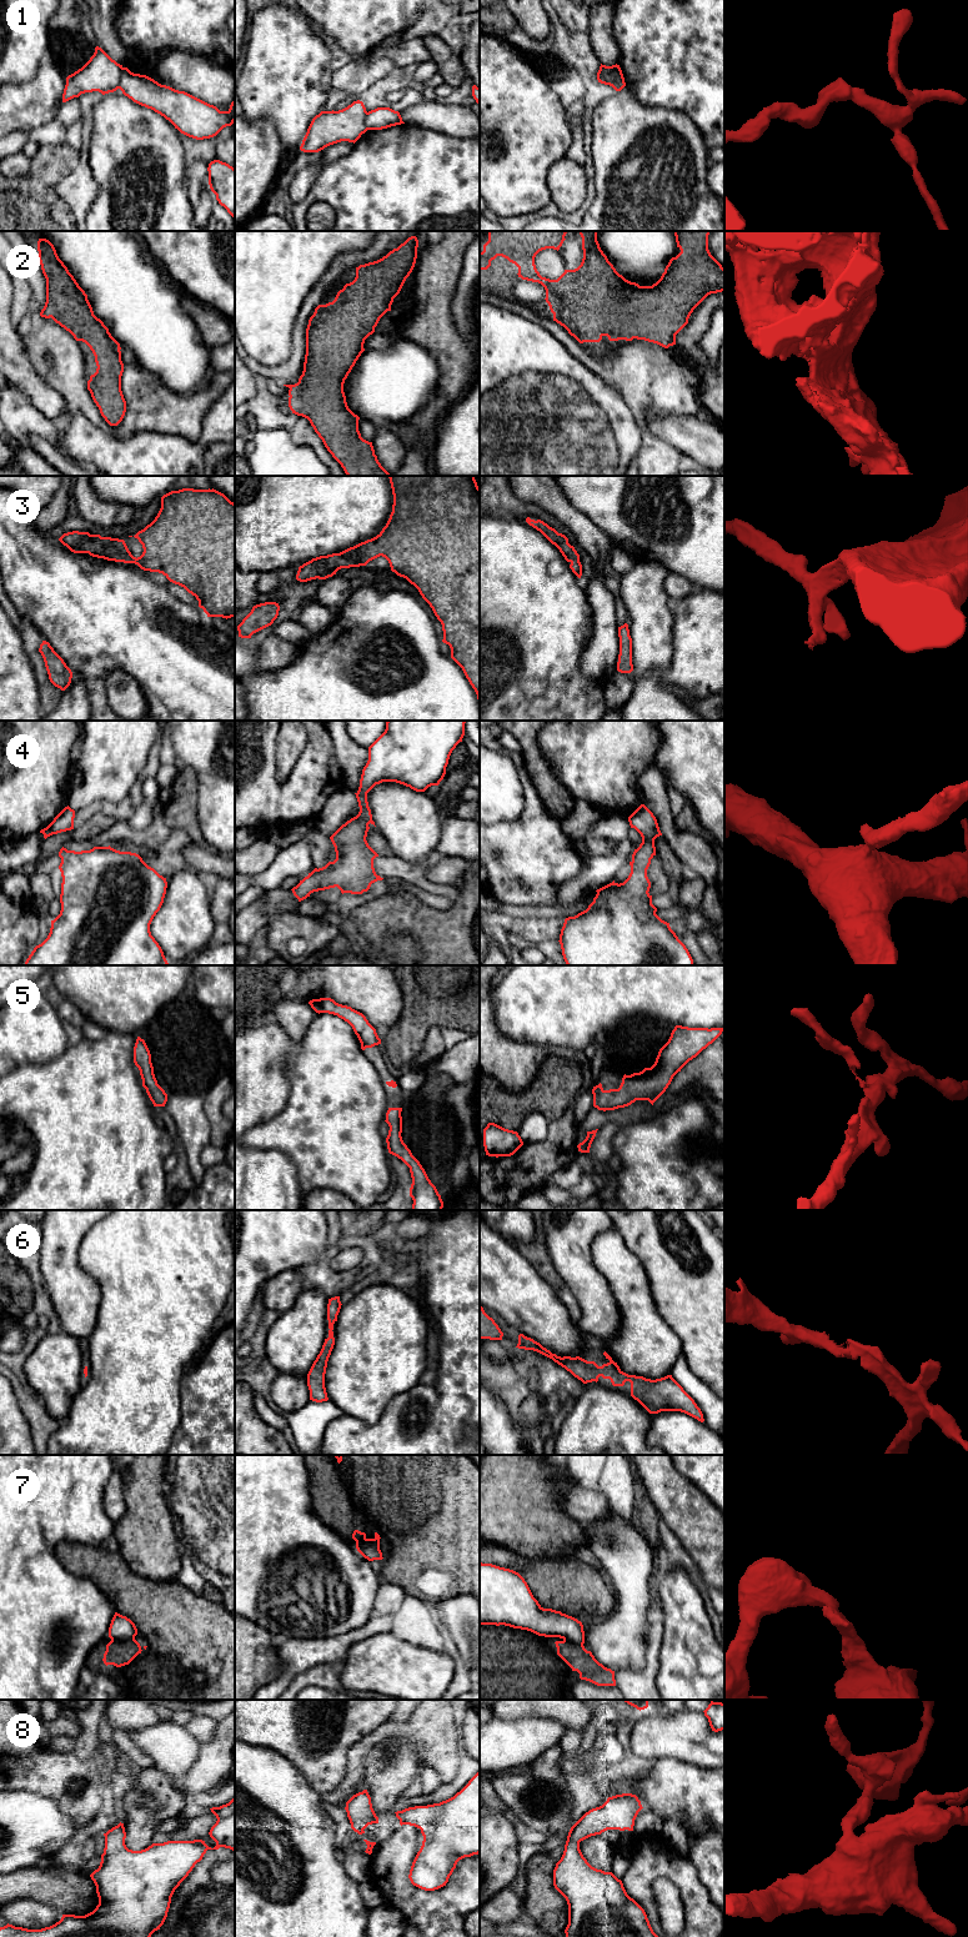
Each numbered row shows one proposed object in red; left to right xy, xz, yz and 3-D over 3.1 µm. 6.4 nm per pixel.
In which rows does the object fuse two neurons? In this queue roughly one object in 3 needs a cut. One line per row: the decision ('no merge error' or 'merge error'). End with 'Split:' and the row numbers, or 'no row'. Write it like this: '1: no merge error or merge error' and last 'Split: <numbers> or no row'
1: merge error
2: no merge error
3: no merge error
4: no merge error
5: no merge error
6: no merge error
7: merge error
8: no merge error
Split: 1, 7

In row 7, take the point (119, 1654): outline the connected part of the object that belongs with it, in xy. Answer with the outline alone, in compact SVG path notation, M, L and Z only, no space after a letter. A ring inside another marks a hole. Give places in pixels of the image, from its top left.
M132 1639L127 1641L112 1640L106 1645L104 1654L104 1663L121 1667L129 1665L139 1654L141 1654L140 1644Z

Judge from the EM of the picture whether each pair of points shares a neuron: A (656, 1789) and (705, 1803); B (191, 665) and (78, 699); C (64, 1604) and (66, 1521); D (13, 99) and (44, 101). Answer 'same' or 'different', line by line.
A: same
B: different
C: same
D: same

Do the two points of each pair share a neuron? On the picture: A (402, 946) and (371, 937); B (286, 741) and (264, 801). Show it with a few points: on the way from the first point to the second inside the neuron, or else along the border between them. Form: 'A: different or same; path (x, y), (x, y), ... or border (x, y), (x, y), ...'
A: different; border (412, 937), (385, 933), (376, 952)
B: different; border (275, 742), (275, 778), (282, 783)

